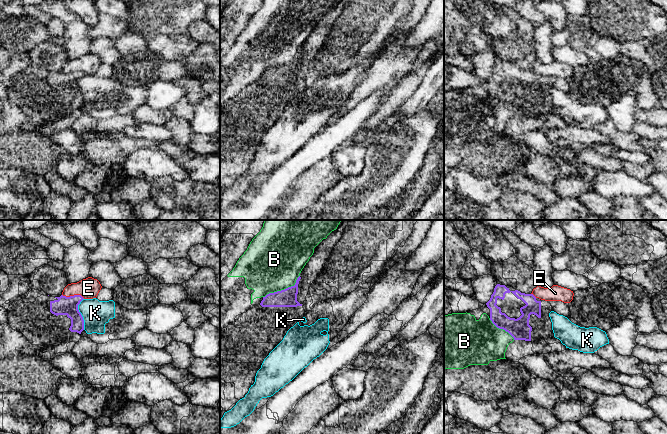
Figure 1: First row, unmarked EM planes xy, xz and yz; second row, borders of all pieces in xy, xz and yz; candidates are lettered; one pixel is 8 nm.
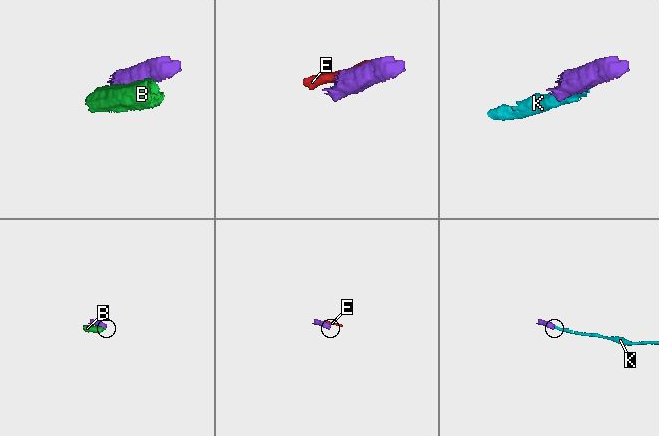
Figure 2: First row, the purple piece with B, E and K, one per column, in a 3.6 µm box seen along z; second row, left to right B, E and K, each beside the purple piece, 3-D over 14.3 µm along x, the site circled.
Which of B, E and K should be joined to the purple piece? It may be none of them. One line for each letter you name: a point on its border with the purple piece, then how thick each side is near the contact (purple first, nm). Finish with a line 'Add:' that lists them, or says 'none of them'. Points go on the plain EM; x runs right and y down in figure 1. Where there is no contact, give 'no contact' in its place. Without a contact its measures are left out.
Add: none of them

